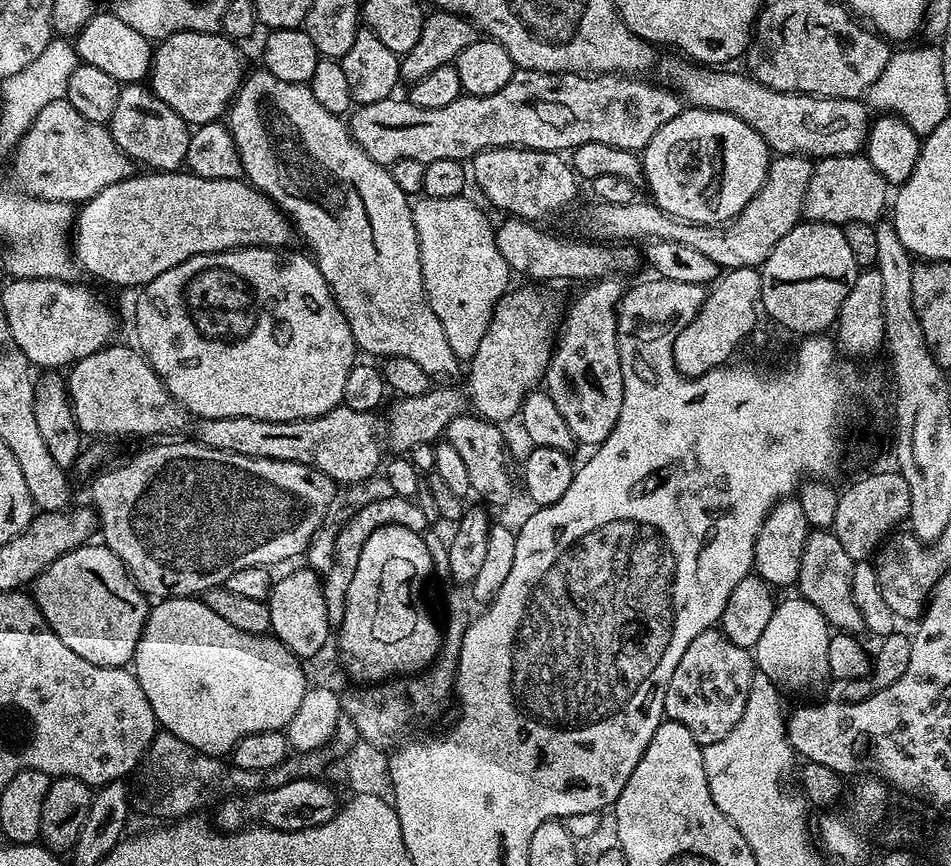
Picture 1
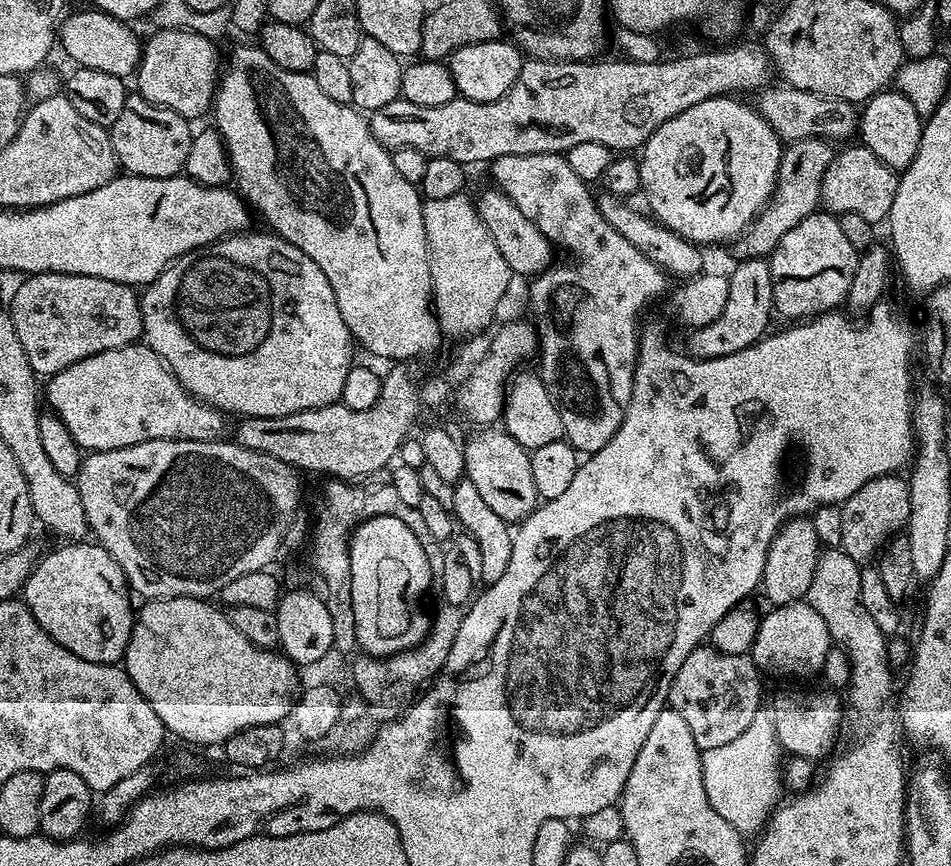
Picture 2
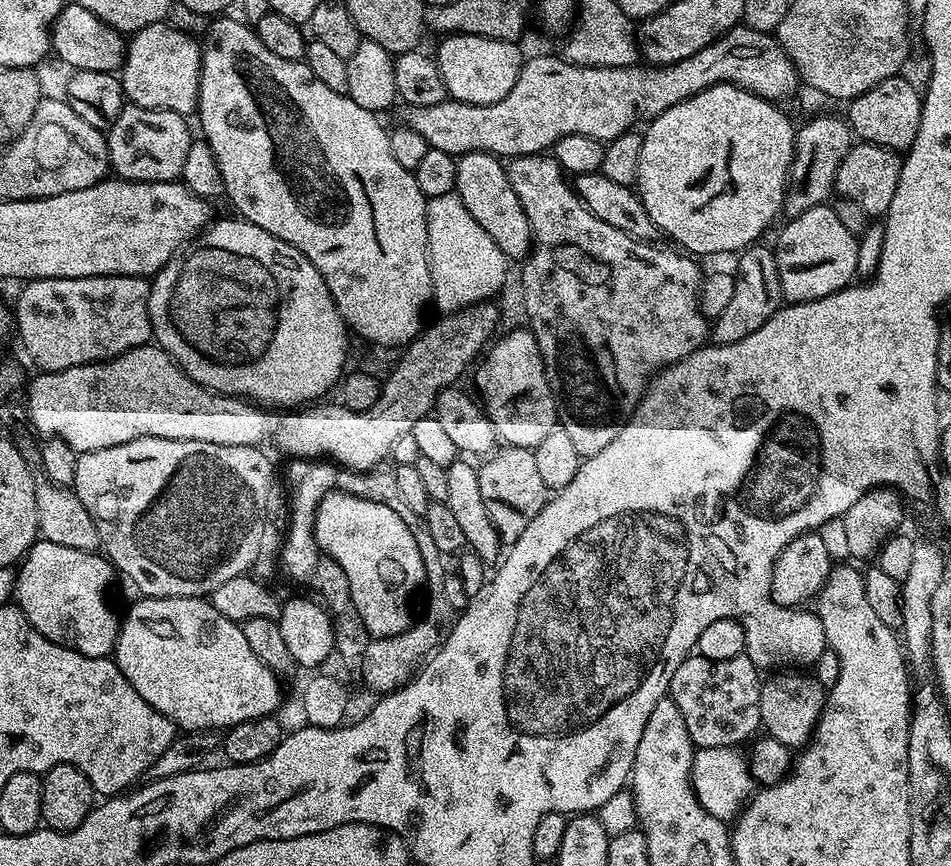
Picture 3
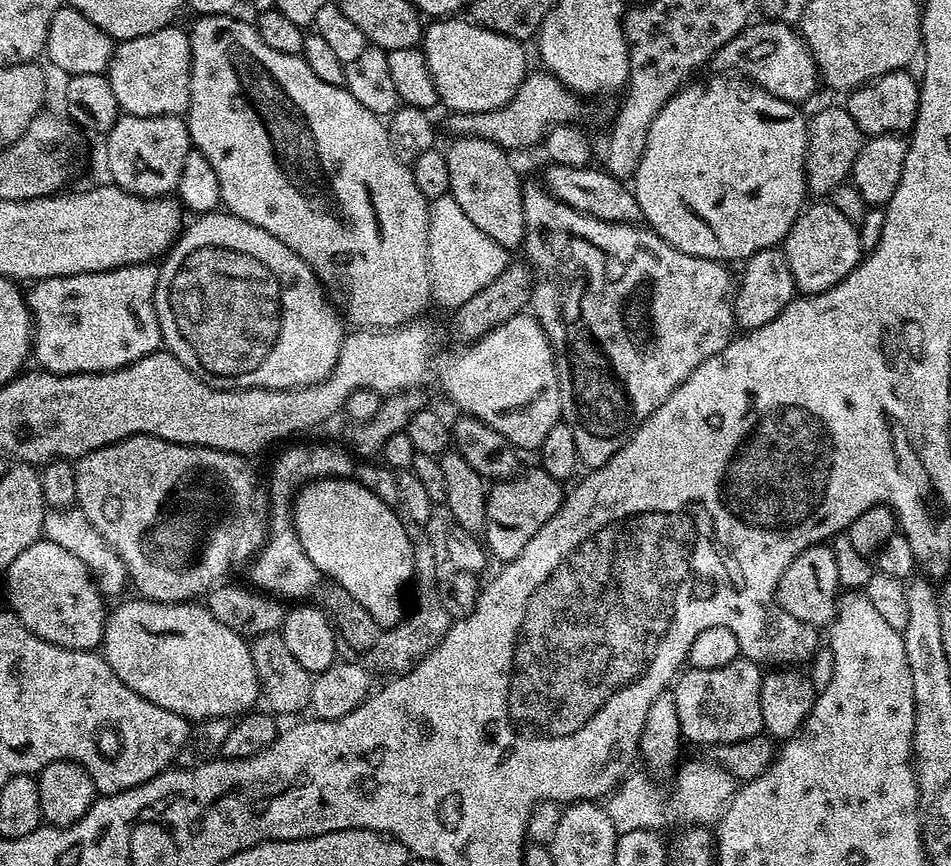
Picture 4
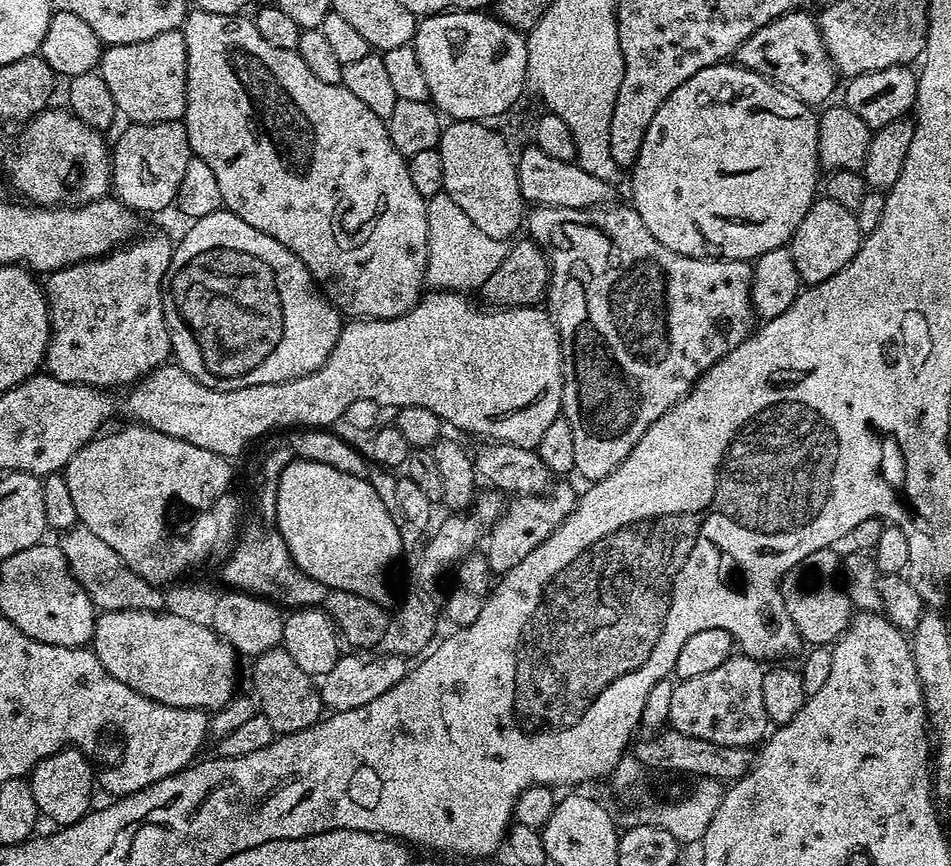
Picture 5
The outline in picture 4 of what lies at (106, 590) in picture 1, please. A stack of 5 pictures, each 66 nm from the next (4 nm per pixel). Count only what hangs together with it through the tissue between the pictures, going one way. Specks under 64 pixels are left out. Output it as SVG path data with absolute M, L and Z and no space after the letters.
M43 538L36 540L34 546L22 550L22 554L10 562L3 580L8 591L7 607L38 638L54 646L83 652L103 645L105 597L101 596L86 566L82 566L70 550Z

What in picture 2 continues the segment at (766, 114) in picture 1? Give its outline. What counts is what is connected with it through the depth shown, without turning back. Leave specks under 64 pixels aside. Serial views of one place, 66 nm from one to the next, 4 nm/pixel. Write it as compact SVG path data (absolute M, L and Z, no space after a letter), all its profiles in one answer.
M769 86L755 97L754 107L766 122L780 135L781 141L805 140L807 136L818 136L829 142L844 140L858 128L858 112L853 105L844 100L829 96L819 96L806 90L787 86Z

